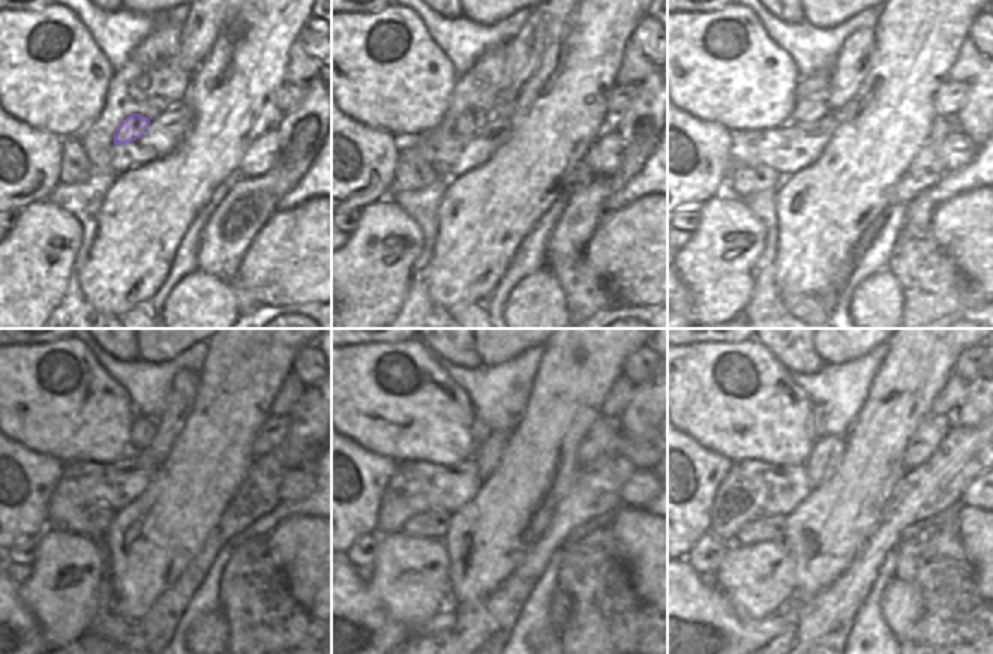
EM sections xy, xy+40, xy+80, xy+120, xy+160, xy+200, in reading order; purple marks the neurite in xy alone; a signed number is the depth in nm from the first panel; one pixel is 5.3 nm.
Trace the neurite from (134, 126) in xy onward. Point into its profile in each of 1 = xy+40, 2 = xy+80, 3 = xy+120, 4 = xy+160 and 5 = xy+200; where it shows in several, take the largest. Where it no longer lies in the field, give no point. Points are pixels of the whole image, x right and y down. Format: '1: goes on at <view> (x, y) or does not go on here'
1: goes on at xy+40 (474, 119)
2: goes on at xy+80 (806, 110)
3: goes on at xy+120 (143, 429)
4: goes on at xy+160 (479, 431)
5: goes on at xy+200 (818, 416)

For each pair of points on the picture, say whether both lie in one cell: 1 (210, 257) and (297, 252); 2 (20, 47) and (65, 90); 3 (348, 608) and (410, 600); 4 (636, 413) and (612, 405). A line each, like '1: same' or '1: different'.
1: different
2: same
3: different
4: different

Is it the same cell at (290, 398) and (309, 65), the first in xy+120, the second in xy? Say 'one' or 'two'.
one

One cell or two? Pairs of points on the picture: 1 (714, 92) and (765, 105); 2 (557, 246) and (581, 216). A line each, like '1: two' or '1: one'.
1: one
2: one

